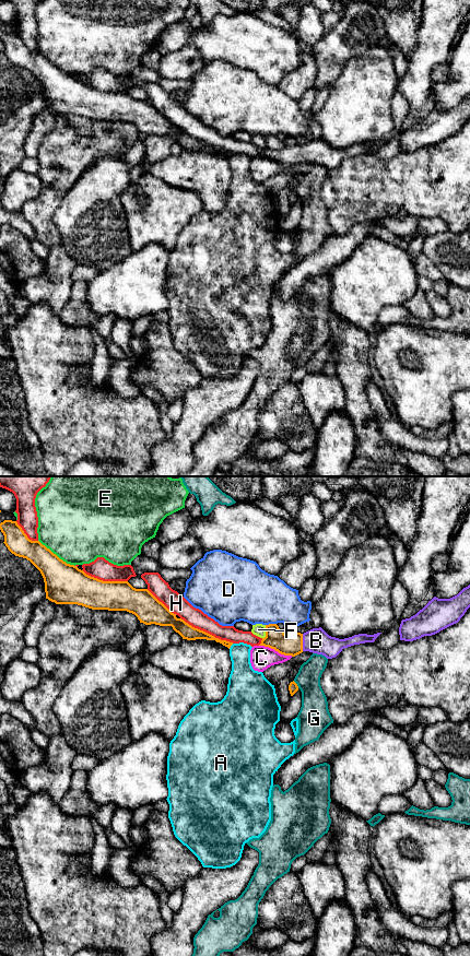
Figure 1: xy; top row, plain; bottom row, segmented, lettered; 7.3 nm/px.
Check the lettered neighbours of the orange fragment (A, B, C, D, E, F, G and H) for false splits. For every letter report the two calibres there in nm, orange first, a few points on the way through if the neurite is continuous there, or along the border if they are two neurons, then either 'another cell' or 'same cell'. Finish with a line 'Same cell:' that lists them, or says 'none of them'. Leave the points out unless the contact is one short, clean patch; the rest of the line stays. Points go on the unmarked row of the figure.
A: 70 nm thick on the orange side, 190 nm on the other; another cell
B: 160 nm thick on the orange side, 190 nm on the other; runs through xy (289, 155), (302, 153), (316, 151); same cell
C: 160 nm thick on the orange side, 170 nm on the other; another cell
D: 160 nm thick on the orange side, 400 nm on the other; another cell
E: 300 nm thick on the orange side, 500 nm on the other; another cell
F: 160 nm thick on the orange side, 90 nm on the other; another cell
G: 70 nm thick on the orange side, 220 nm on the other; another cell
H: 110 nm thick on the orange side, 140 nm on the other; another cell
Same cell: B

